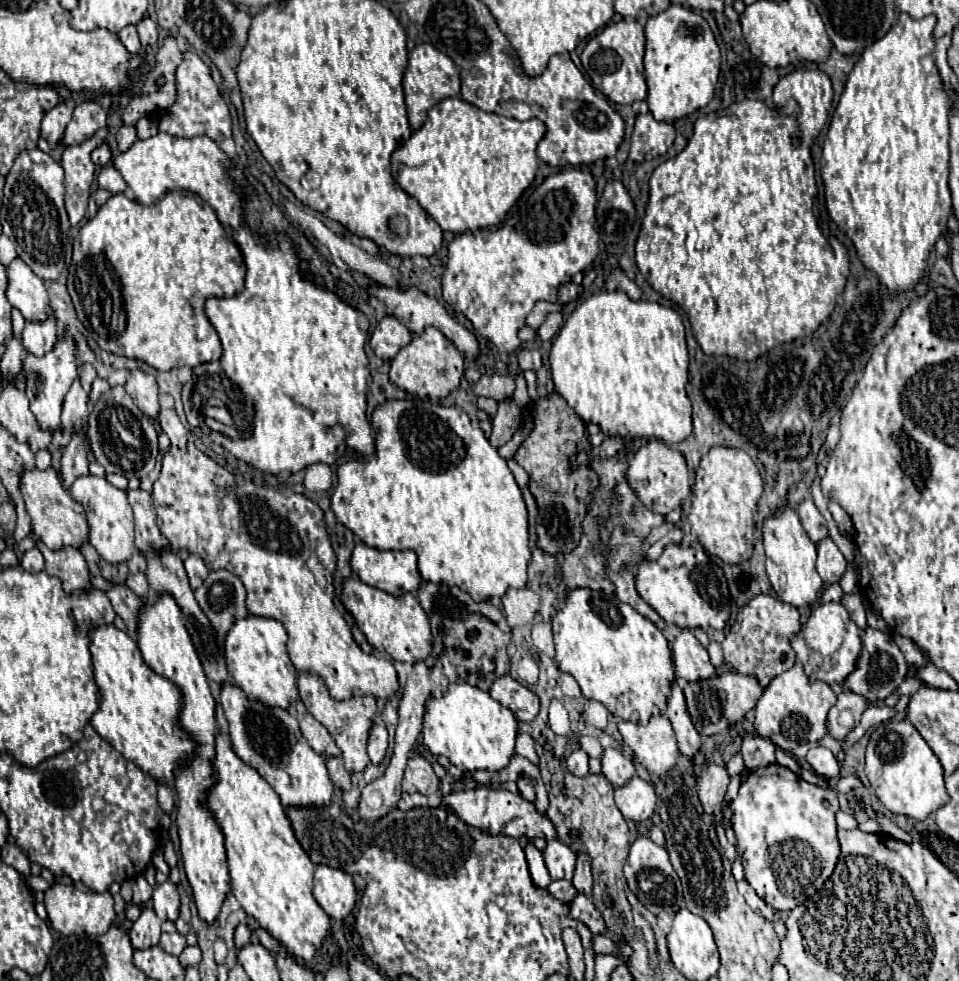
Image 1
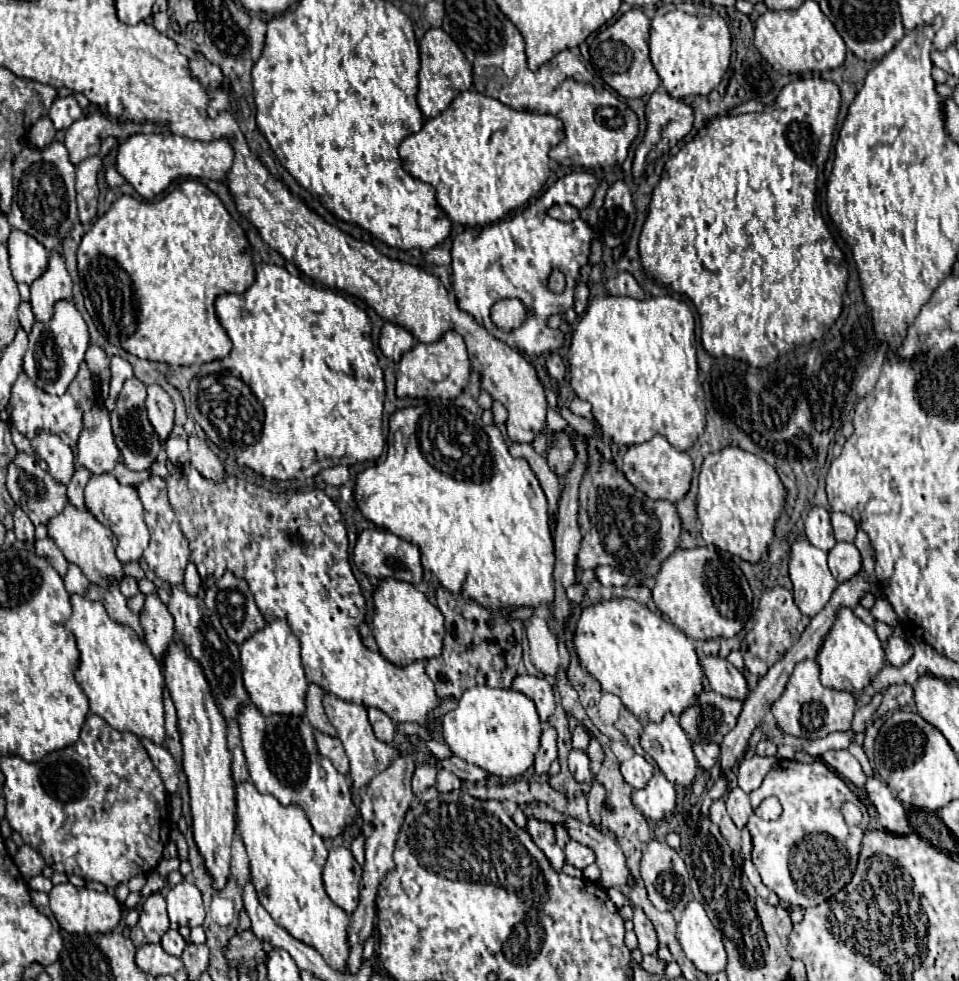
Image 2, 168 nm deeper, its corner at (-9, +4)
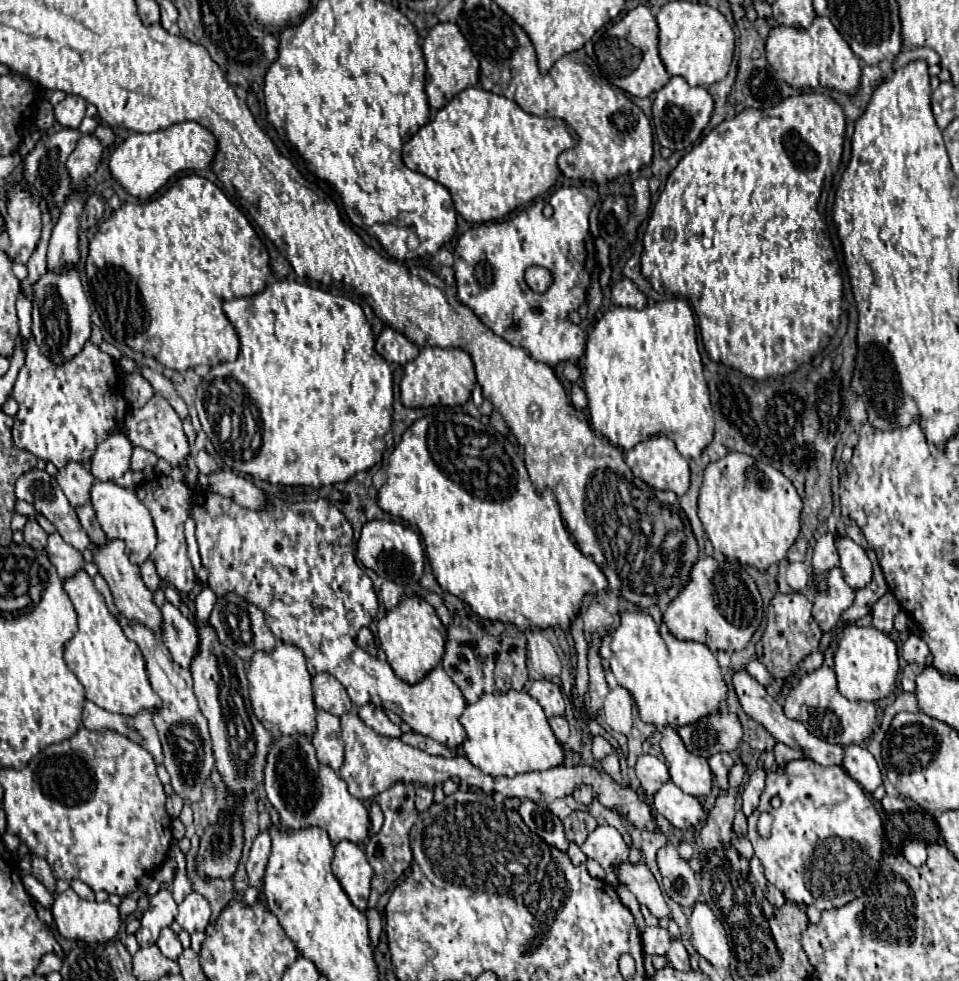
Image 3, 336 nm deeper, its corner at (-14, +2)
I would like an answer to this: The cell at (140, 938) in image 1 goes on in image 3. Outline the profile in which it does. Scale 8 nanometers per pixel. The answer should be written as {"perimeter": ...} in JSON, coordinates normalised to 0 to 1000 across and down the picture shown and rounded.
{"perimeter":[[[166,906],[166,910],[157,914],[155,927],[149,931],[147,945],[153,945],[162,959],[166,955],[166,949],[182,939],[182,933],[185,933],[185,920],[180,918],[178,910],[174,906]]]}

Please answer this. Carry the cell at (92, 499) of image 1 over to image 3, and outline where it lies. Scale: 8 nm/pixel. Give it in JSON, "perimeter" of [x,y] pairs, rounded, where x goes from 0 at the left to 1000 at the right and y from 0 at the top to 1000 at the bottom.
{"perimeter":[[[99,490],[95,496],[95,515],[99,519],[101,531],[107,537],[112,549],[128,549],[132,556],[132,566],[139,574],[147,576],[157,562],[164,556],[164,545],[162,545],[162,537],[157,531],[157,523],[155,519],[149,515],[149,511],[141,505],[141,501],[130,498],[118,490]]]}

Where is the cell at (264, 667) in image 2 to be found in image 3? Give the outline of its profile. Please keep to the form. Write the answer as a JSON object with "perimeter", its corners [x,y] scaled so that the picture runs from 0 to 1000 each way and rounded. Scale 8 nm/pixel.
{"perimeter":[[[291,655],[283,666],[268,664],[260,674],[258,692],[264,727],[285,751],[293,751],[295,747],[326,749],[331,723],[326,719],[324,688],[318,680],[318,668],[310,657]]]}

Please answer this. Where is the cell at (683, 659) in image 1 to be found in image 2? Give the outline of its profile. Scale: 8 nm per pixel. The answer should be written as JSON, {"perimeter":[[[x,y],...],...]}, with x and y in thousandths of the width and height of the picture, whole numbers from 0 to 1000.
{"perimeter":[[[730,670],[730,674],[734,688],[747,706],[770,715],[776,715],[780,710],[780,696],[765,678],[751,670]]]}

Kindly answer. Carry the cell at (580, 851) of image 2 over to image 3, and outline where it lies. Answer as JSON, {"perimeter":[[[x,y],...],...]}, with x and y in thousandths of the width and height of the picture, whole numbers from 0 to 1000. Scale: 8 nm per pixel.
{"perimeter":[[[635,841],[623,843],[618,849],[614,849],[614,853],[610,855],[610,859],[604,865],[614,876],[620,876],[633,888],[633,898],[637,902],[643,902],[643,894],[639,888],[641,888],[643,880],[652,878],[656,872],[656,863],[652,861],[652,857],[643,845],[639,845]]]}

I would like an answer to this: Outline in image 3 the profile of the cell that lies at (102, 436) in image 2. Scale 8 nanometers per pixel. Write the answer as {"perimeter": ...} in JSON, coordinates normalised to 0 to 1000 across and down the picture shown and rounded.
{"perimeter":[[[118,439],[105,450],[95,466],[95,482],[103,490],[122,490],[132,478],[139,456],[126,439]]]}

